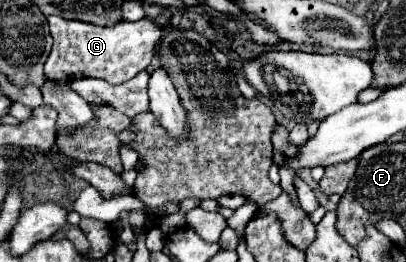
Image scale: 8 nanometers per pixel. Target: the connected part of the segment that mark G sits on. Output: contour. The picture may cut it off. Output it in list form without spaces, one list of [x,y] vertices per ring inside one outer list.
[[[49,16],[47,20],[49,20],[51,36],[53,36],[53,48],[51,48],[51,54],[45,62],[45,74],[47,74],[47,78],[59,80],[59,82],[87,78],[87,76],[107,80],[109,84],[127,82],[151,64],[151,60],[155,56],[155,50],[159,46],[159,38],[163,38],[163,28],[149,18],[141,18],[137,22],[121,20],[115,26],[97,26],[97,24],[79,22],[79,20],[65,20],[61,16]]]

